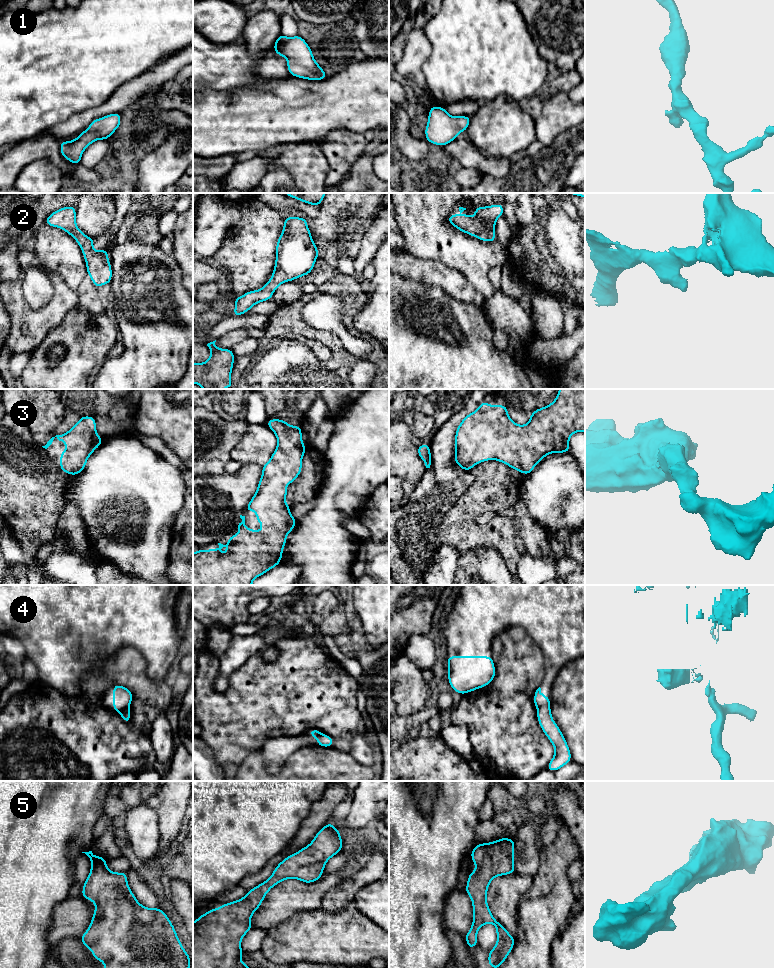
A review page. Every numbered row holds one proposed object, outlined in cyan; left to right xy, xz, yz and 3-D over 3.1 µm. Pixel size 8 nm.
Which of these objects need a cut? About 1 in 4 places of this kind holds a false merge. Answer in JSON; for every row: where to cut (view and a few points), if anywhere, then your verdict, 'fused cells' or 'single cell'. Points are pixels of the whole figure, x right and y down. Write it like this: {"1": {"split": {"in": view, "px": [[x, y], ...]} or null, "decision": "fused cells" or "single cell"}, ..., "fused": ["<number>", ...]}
{"1": {"split": null, "decision": "single cell"}, "2": {"split": null, "decision": "single cell"}, "3": {"split": null, "decision": "single cell"}, "4": {"split": {"in": "yz", "px": [[548, 703], [537, 709]]}, "decision": "fused cells"}, "5": {"split": null, "decision": "single cell"}, "fused": ["4"]}

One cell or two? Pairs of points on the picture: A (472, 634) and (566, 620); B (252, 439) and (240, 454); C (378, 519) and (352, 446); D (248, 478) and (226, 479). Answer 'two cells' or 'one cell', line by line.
A: one cell
B: one cell
C: two cells
D: one cell

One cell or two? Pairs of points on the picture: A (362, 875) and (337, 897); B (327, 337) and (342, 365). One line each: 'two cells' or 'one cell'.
A: one cell
B: one cell

